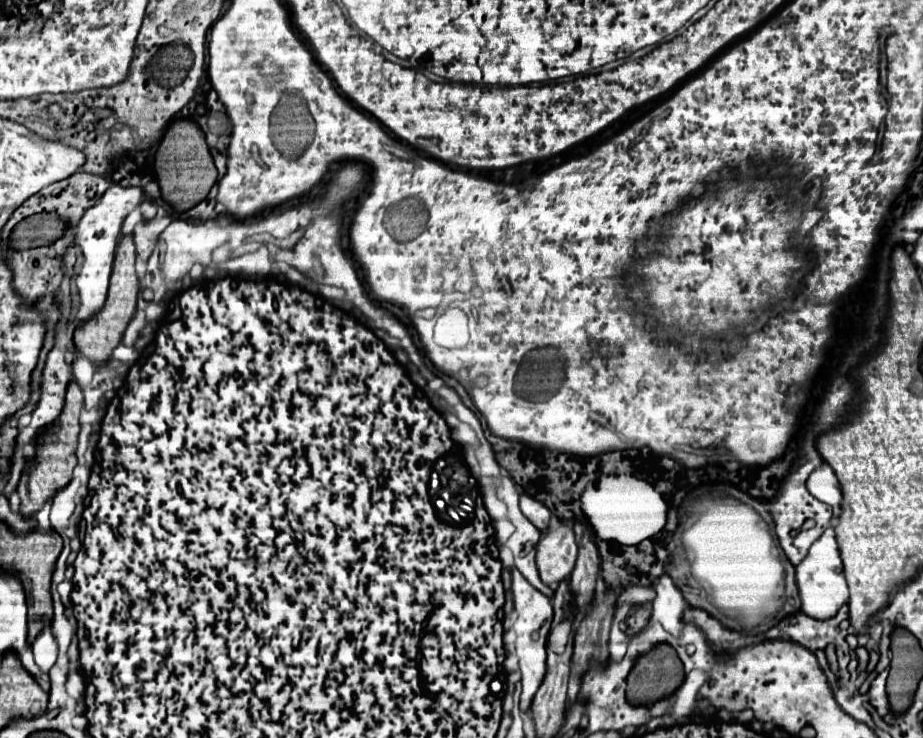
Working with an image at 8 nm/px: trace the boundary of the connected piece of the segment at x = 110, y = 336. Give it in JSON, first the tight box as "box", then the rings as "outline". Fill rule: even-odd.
{"box":[75,233,139,363],"outline":[[[129,233],[129,235],[119,237],[109,295],[107,295],[105,305],[101,307],[101,313],[97,313],[97,317],[93,317],[93,321],[85,321],[85,325],[79,325],[75,329],[77,351],[87,355],[93,363],[107,361],[111,357],[113,349],[121,343],[121,335],[135,313],[137,295],[139,295],[139,279],[137,279],[137,271],[135,271],[135,243],[133,243],[133,235]]]}

